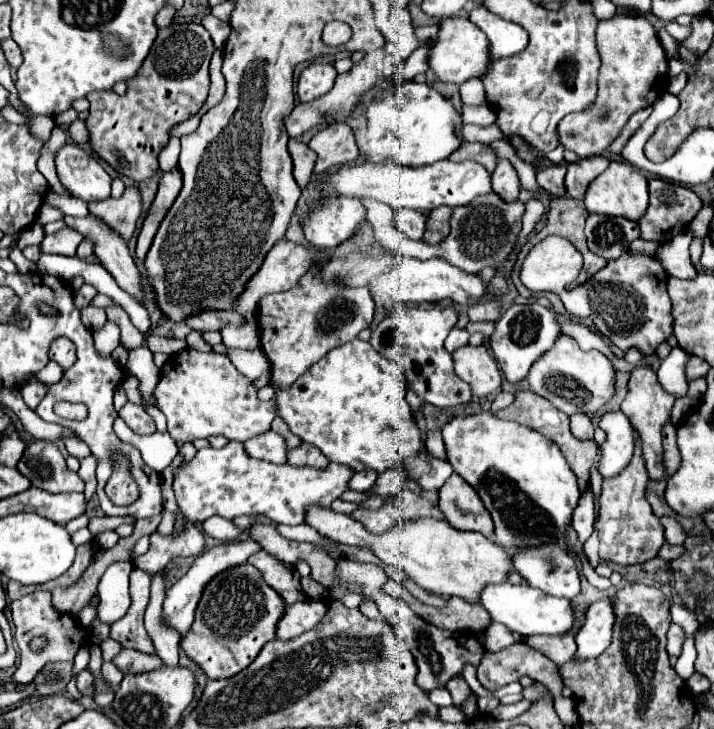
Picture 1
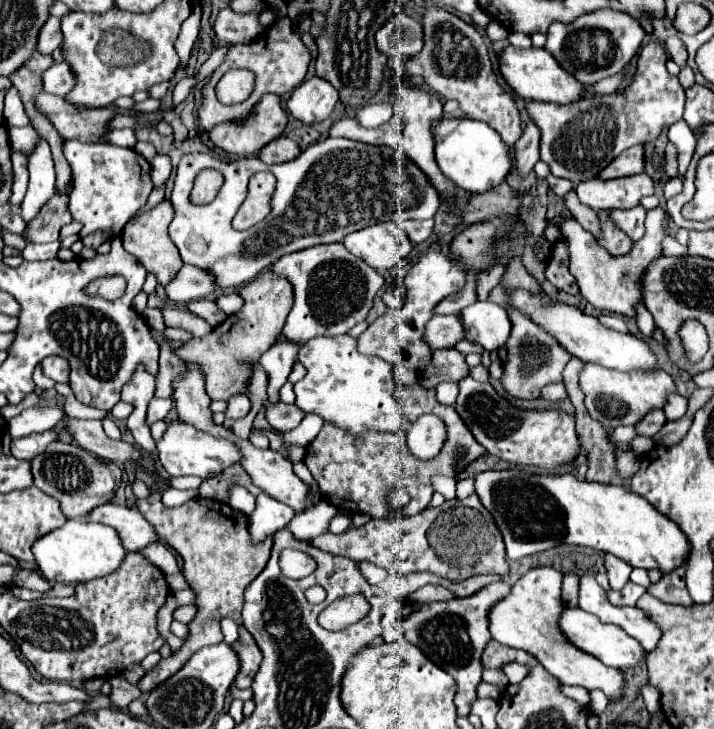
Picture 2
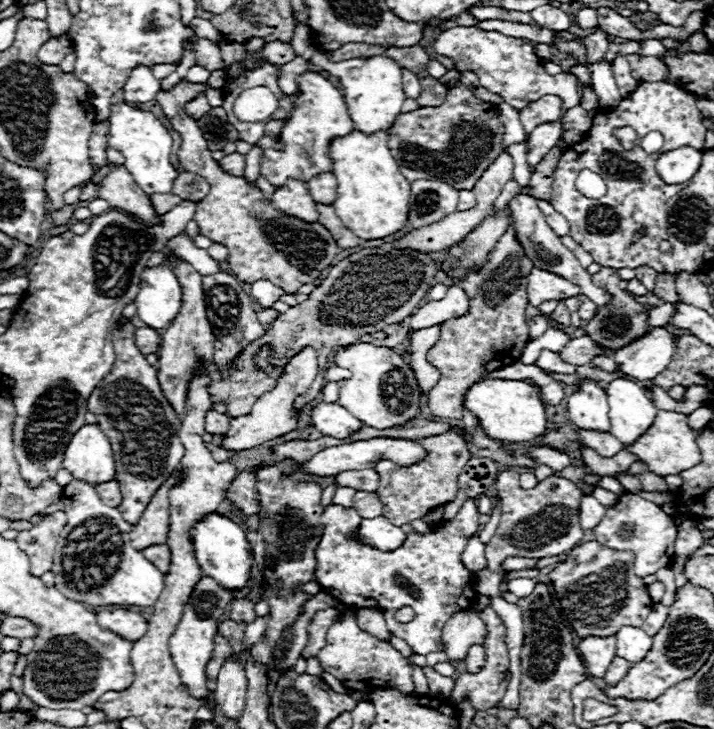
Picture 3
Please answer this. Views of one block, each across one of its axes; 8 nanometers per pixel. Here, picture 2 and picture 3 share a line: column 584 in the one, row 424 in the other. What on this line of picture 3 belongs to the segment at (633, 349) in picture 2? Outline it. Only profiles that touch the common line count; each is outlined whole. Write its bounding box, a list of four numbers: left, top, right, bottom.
[312,402,362,440]

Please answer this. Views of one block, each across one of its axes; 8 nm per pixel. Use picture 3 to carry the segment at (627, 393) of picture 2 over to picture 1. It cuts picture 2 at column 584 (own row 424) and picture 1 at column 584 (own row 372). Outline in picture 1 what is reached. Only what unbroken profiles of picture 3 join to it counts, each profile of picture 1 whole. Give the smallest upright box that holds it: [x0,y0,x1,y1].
[528,336,616,416]

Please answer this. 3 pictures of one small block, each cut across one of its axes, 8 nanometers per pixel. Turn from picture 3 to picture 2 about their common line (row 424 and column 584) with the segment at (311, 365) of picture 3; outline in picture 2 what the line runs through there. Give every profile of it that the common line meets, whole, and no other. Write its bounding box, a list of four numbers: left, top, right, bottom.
[560,206,666,316]

